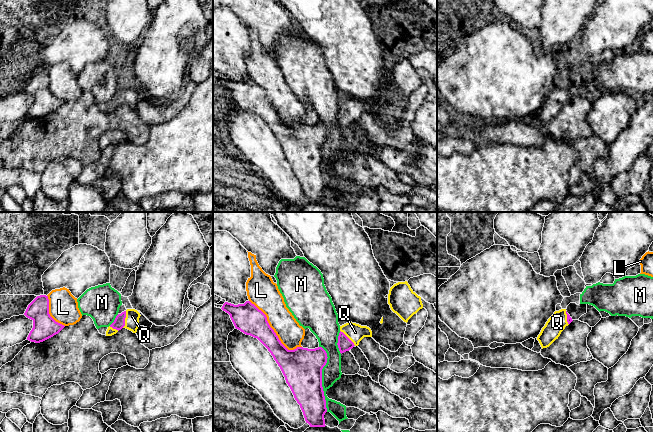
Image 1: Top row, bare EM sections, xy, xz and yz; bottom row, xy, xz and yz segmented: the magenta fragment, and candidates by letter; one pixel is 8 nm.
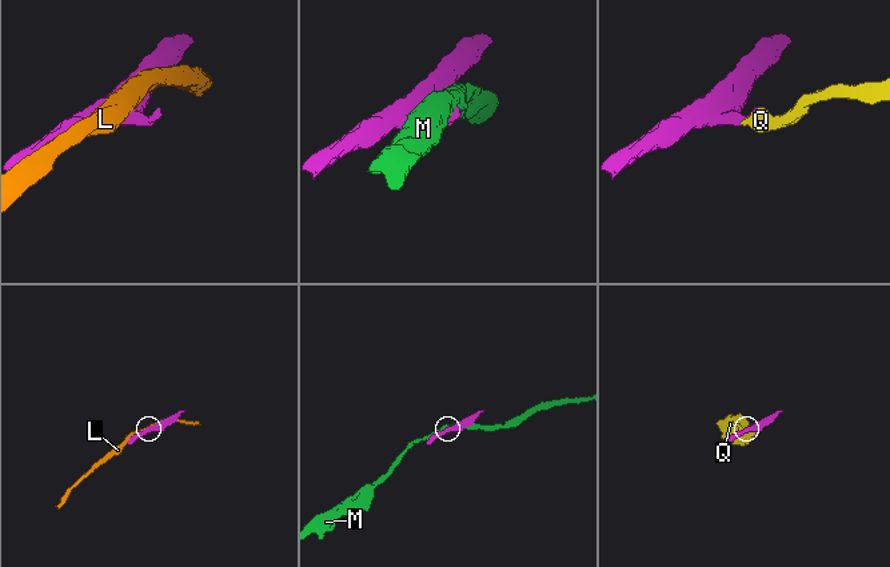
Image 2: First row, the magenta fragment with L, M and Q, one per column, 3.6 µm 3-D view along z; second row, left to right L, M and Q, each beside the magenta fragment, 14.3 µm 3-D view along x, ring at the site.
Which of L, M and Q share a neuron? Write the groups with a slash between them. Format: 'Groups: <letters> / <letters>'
Groups: L / M / Q

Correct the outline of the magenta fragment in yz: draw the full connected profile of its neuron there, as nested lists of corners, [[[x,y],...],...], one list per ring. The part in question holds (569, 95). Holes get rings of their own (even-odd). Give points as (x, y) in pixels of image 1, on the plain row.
[[[566,85],[555,87],[537,113],[542,125],[549,123],[556,115],[558,115],[561,108],[572,97],[573,96]]]

